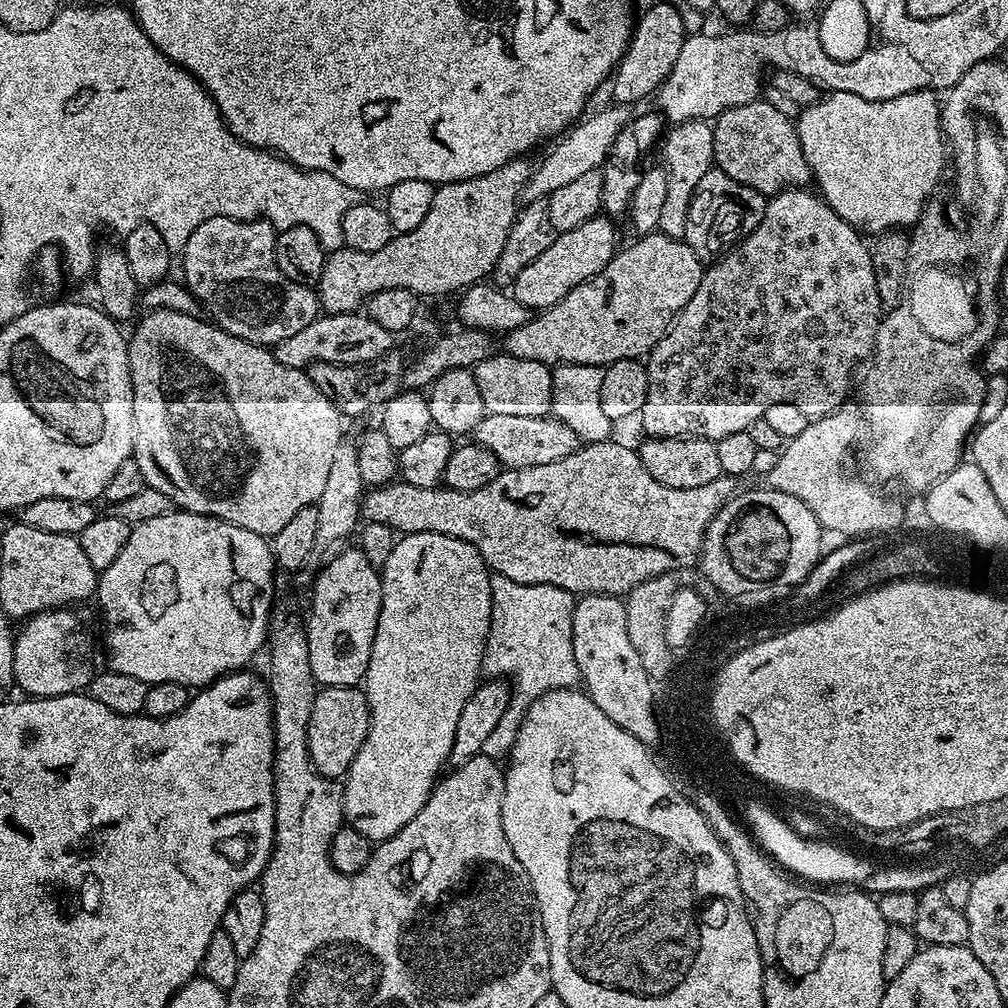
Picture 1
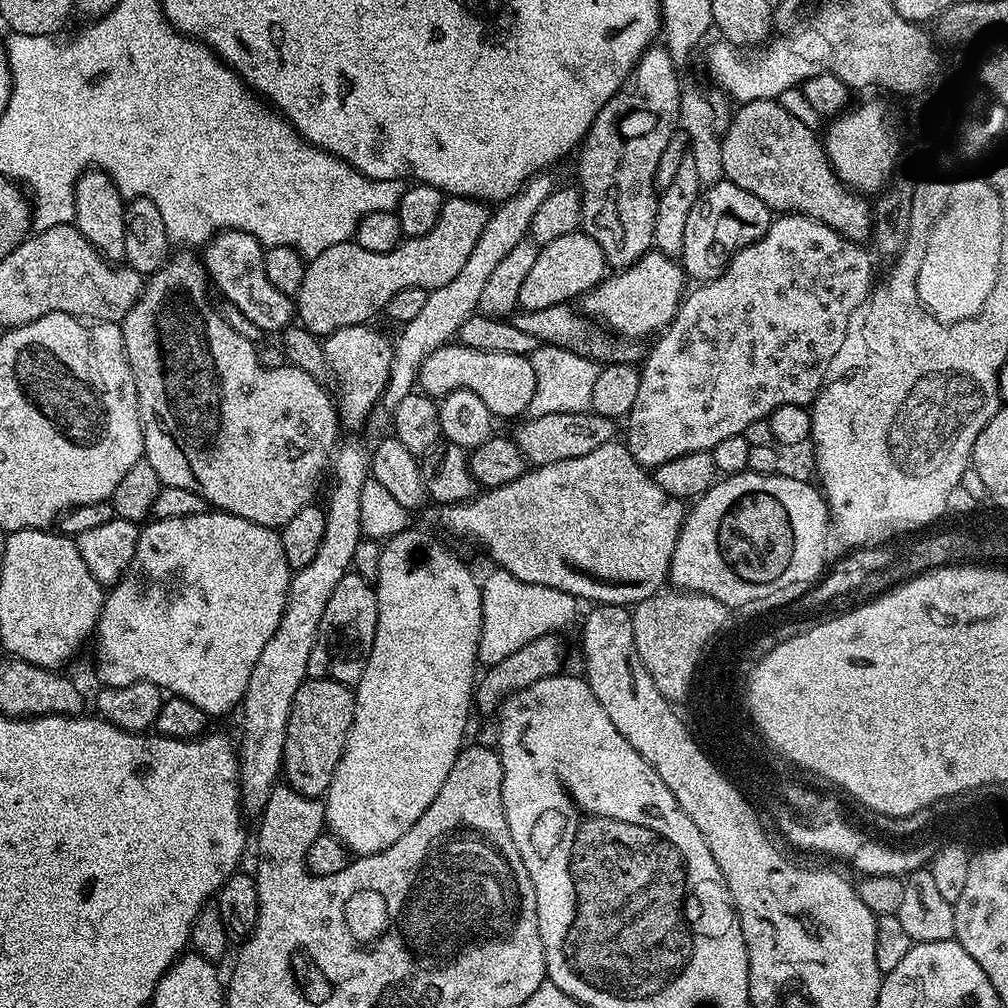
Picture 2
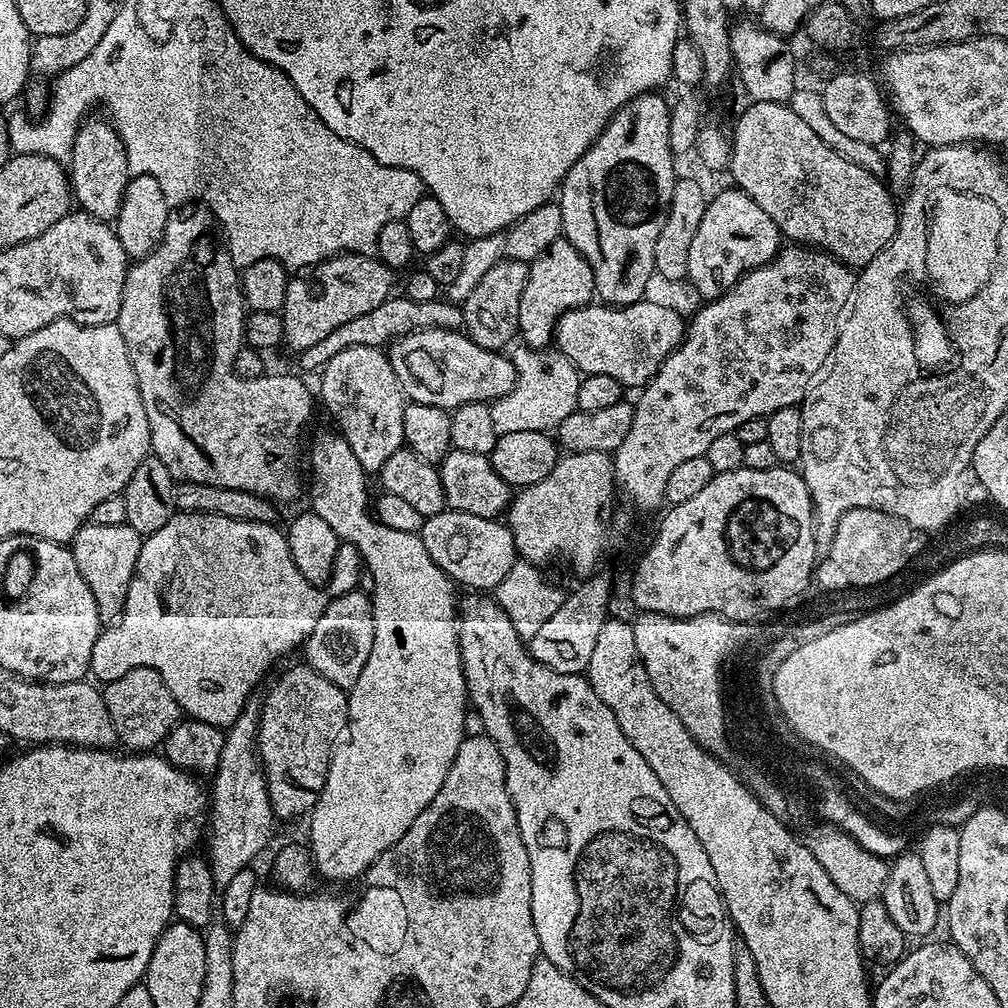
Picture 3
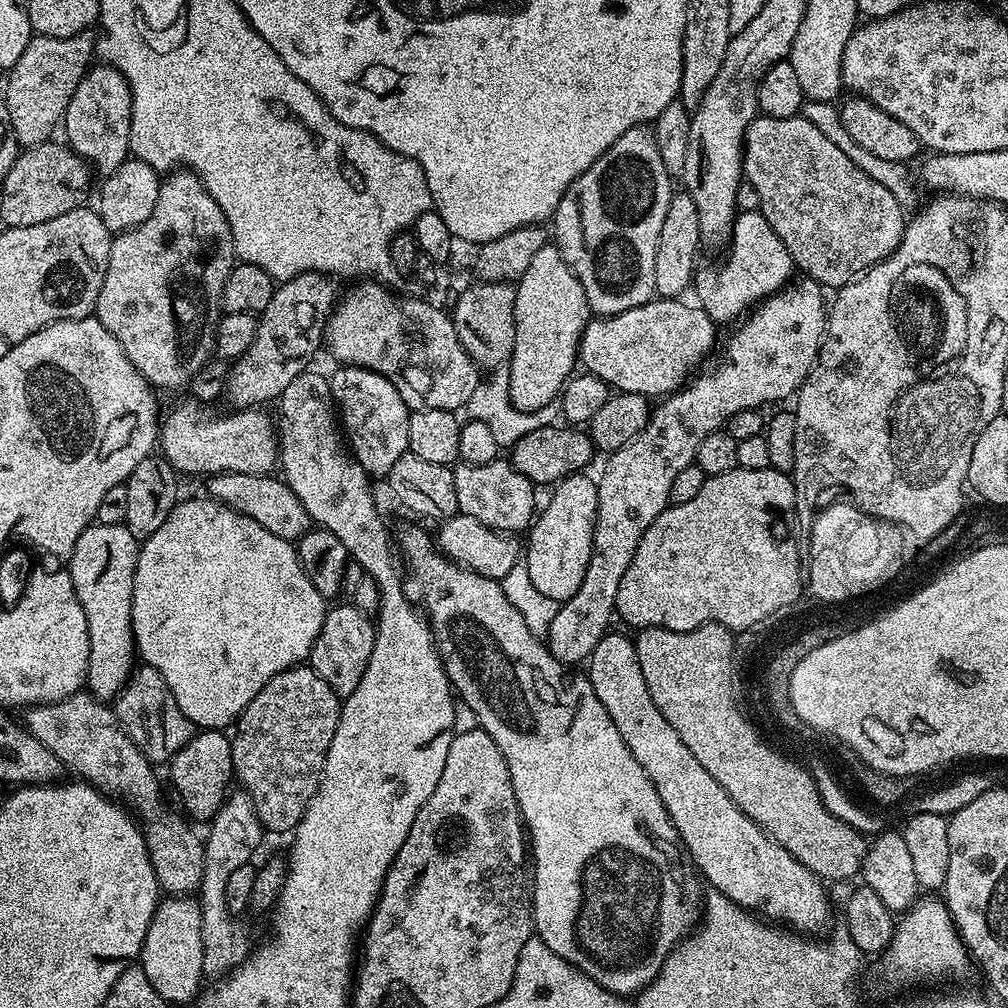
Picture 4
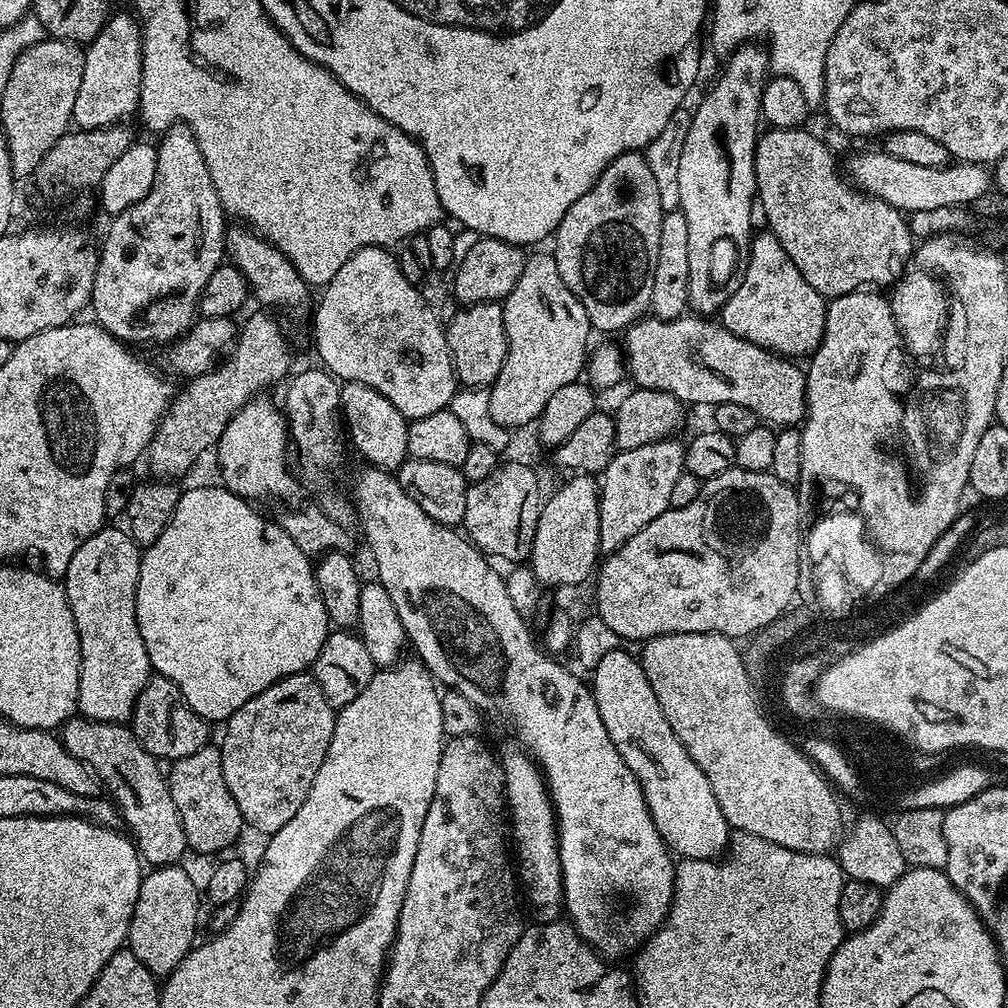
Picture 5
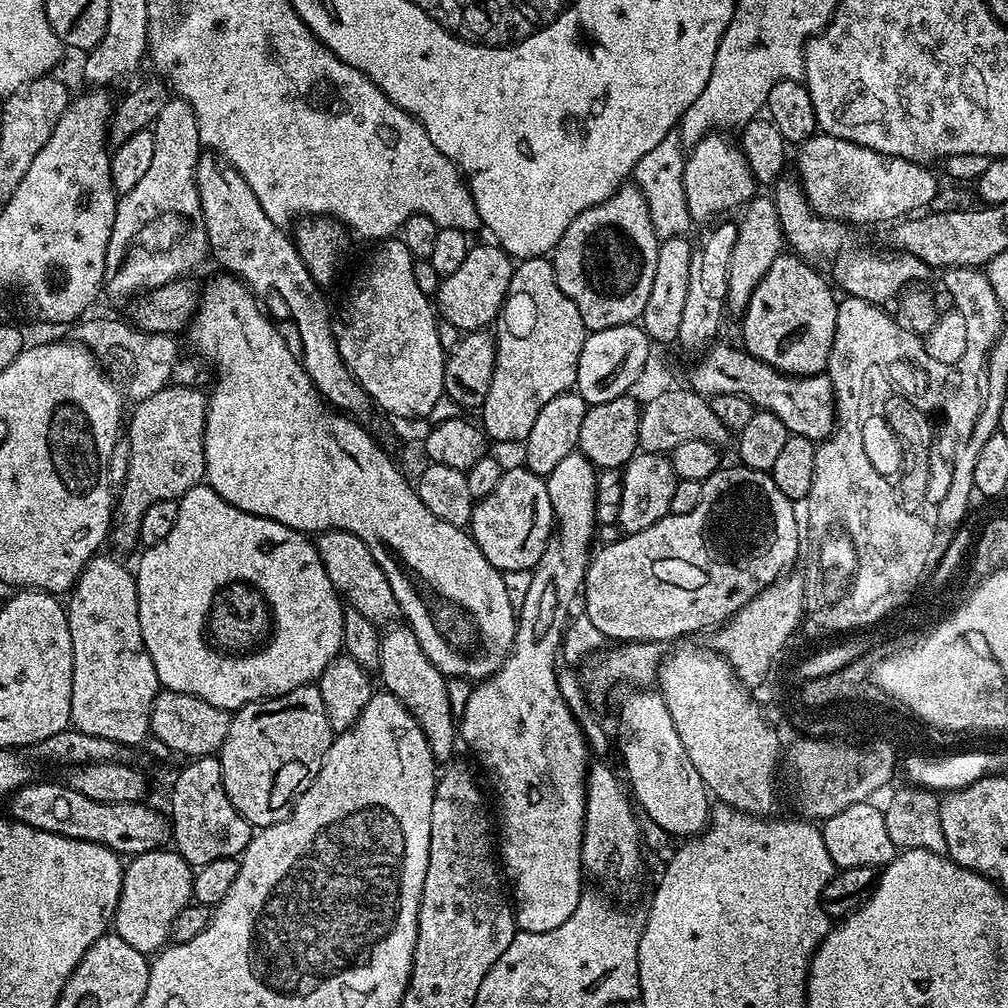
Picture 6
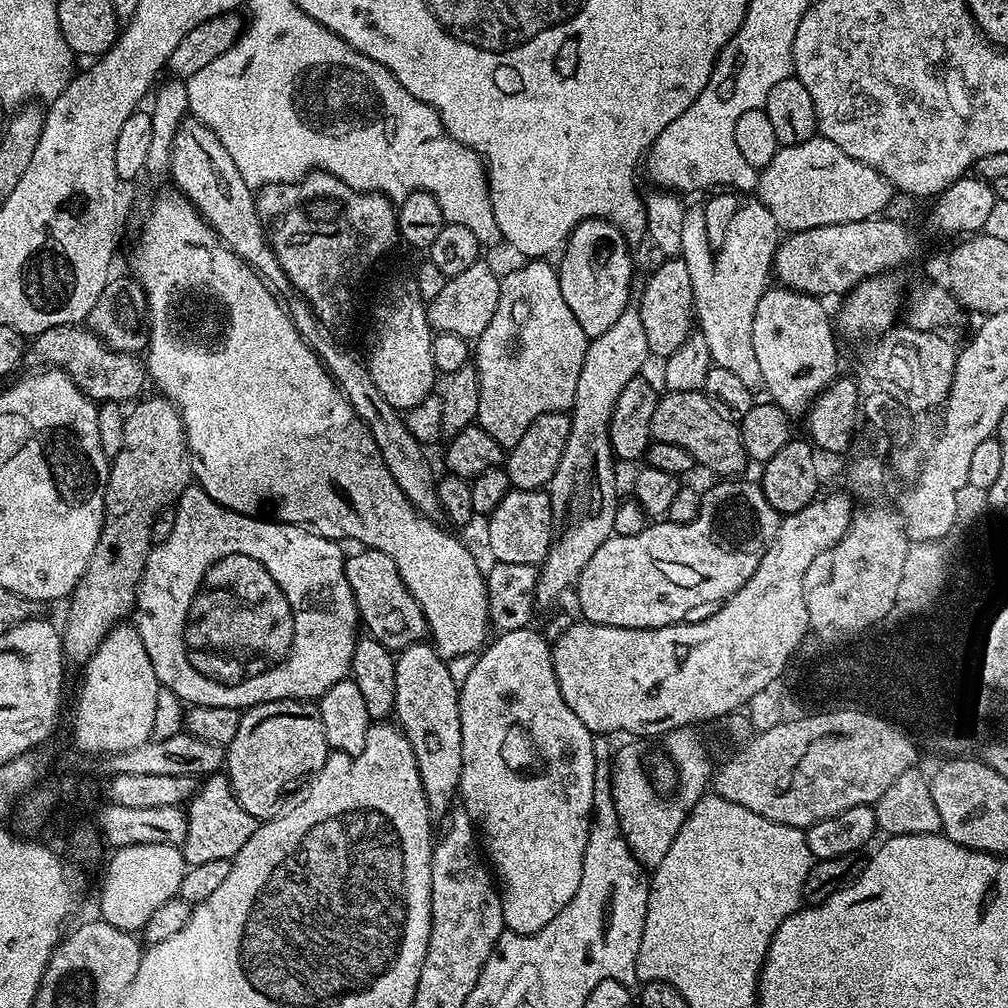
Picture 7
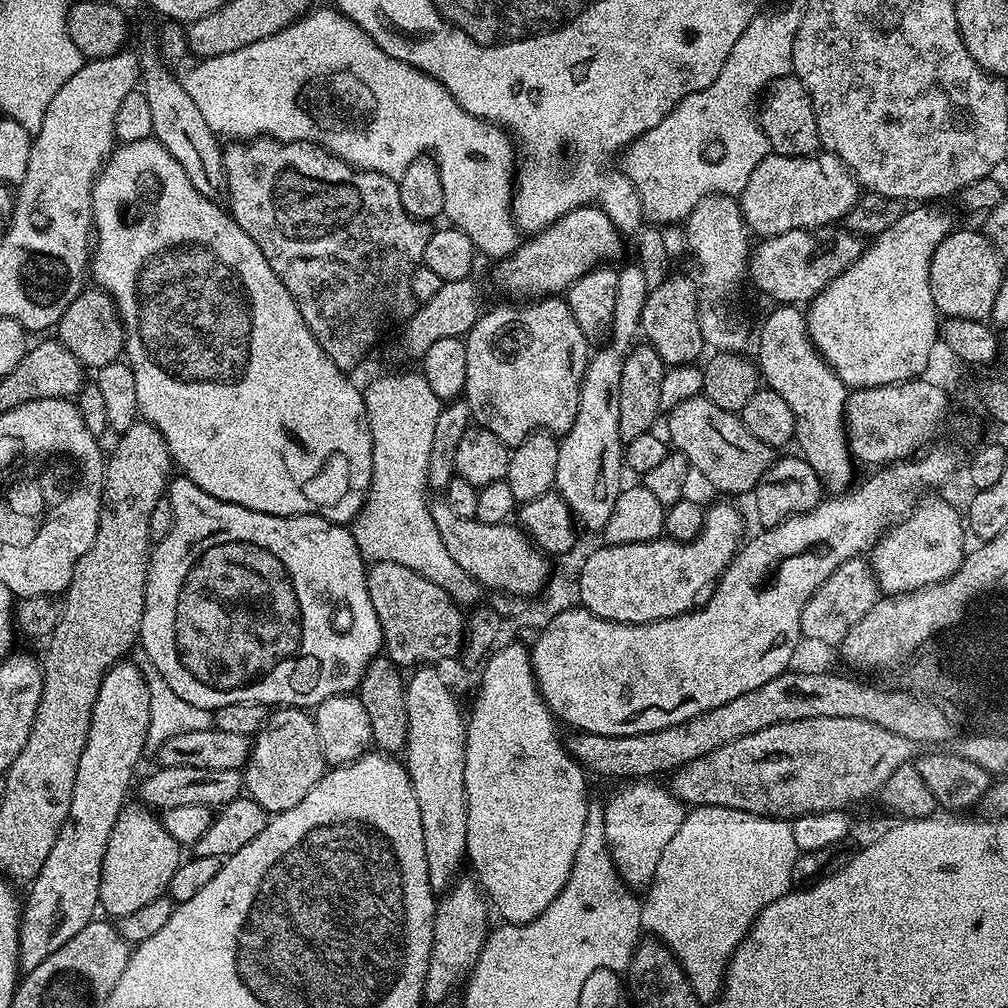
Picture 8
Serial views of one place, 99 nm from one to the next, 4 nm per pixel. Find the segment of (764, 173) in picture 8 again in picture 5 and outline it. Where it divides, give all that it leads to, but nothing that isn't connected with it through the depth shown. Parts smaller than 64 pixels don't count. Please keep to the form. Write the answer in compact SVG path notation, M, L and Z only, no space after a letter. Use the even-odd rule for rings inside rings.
M882 150L860 152L857 156L850 157L848 172L847 175L856 188L877 196L903 214L922 210L935 211L944 206L969 206L990 190L990 172L985 165L953 162L941 168L918 166L911 162L902 162L902 158L894 158Z

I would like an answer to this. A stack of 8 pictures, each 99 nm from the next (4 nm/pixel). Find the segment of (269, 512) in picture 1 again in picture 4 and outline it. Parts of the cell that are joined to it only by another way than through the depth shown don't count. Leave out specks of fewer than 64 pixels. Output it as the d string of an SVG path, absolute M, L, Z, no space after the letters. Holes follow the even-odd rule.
M173 170L160 181L158 203L154 205L154 214L150 214L150 218L146 218L146 222L142 222L142 226L113 235L112 245L110 246L110 262L106 268L106 278L96 303L95 319L100 320L102 326L106 326L106 330L110 330L110 334L114 334L114 338L122 346L126 358L130 358L130 362L147 378L153 389L187 389L195 375L213 359L216 351L216 329L220 322L224 302L224 287L236 263L236 247L232 241L232 231L228 225L226 214L218 206L218 202L214 202L214 198L206 190L206 186L195 172L191 170ZM194 406L183 416L176 412L173 416L165 415L158 433L158 448L177 473L189 472L192 476L207 478L217 472L233 472L234 474L254 474L267 476L278 464L278 428L270 417L259 407L253 406L233 411L233 416L211 416L204 406Z

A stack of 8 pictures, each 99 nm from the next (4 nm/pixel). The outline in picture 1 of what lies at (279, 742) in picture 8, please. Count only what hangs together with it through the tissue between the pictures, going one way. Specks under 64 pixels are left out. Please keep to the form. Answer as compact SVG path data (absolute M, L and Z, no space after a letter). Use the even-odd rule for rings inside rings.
M321 687L312 703L308 722L308 749L318 774L335 781L347 776L358 750L362 750L362 742L366 742L369 726L368 699L359 687Z

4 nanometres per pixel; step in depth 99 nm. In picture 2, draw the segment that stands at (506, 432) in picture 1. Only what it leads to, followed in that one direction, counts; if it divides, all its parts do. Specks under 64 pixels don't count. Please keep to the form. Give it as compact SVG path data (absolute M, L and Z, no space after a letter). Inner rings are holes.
M591 410L580 413L554 413L545 417L531 417L514 433L514 439L529 465L566 462L566 458L582 458L598 446L606 446L617 439L617 421L599 416Z

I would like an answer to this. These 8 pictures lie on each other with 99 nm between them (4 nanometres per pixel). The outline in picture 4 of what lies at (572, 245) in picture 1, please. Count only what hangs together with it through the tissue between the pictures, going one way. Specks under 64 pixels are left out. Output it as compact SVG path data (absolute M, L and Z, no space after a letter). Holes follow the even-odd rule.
M549 242L530 258L530 266L526 266L526 274L515 281L516 297L514 298L514 350L508 364L510 374L509 394L513 406L520 411L536 412L540 407L551 405L564 390L577 367L580 354L580 339L590 319L590 309L586 290L582 290L582 282L566 266L566 258L557 250L555 243Z

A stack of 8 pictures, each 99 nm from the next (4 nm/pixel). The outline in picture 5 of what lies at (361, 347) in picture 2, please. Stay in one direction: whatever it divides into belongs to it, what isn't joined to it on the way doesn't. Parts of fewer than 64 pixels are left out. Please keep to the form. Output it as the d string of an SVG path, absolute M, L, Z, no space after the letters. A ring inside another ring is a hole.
M345 383L340 389L340 411L347 439L360 451L360 456L371 467L395 473L408 455L409 421L378 390L365 384Z

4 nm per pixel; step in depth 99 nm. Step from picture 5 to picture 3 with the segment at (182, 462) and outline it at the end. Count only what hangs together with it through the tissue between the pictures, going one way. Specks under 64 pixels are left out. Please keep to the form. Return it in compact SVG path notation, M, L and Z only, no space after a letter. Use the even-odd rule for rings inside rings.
M345 252L331 256L321 264L311 264L297 271L286 286L286 298L282 315L284 317L283 343L299 354L316 342L331 334L338 326L359 318L381 306L393 295L393 269L387 268L378 258L357 256L354 252Z

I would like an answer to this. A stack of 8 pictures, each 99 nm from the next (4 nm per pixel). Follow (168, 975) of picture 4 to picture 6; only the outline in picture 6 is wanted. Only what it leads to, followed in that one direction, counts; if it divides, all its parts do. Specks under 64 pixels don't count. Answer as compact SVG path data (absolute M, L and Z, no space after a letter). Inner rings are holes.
M157 850L154 852L147 852L141 856L131 857L127 861L124 869L124 877L122 878L122 890L120 891L120 897L118 898L118 906L116 907L116 914L114 917L114 931L116 935L122 938L122 942L130 942L130 946L134 946L134 950L145 954L156 954L161 951L169 943L170 937L173 935L173 924L175 920L182 913L182 910L193 903L192 899L192 878L194 875L194 869L186 863L182 857L175 852L175 850Z

